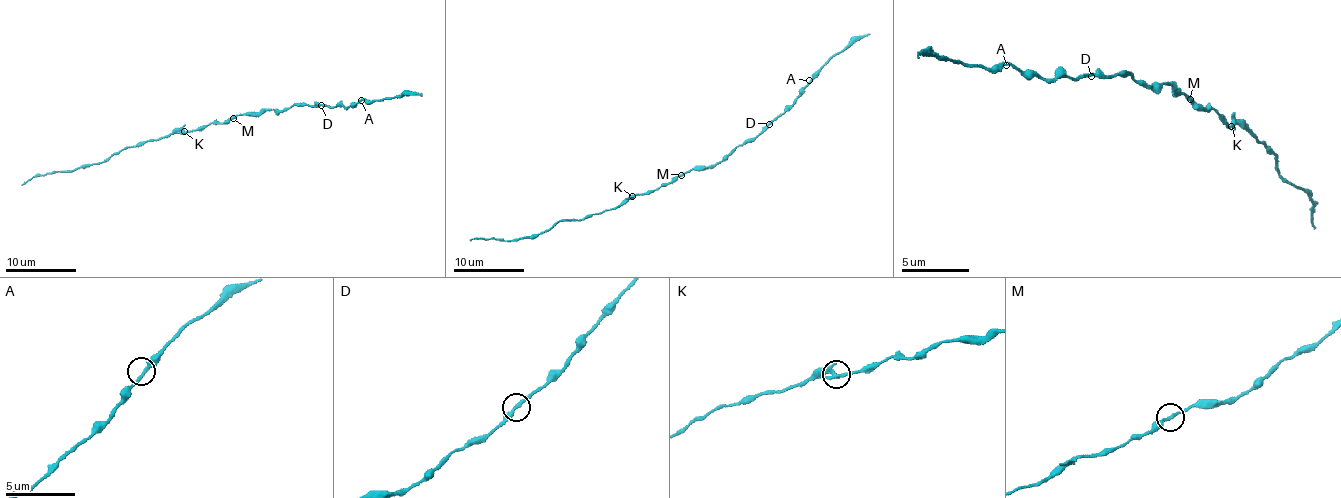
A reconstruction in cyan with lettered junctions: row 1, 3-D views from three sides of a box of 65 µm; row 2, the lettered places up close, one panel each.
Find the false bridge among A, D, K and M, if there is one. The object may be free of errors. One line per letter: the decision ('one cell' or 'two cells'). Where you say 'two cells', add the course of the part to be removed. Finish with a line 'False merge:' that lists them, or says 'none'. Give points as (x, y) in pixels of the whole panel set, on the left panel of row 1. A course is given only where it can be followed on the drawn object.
A: one cell
D: one cell
K: one cell
M: one cell
False merge: none

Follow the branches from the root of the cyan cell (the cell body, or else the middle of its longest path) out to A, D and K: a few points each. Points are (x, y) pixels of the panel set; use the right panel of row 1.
A: (1190, 99), (1169, 82), (1142, 86), (1132, 76), (1037, 79), (1006, 65)
D: (1190, 99), (1169, 82), (1142, 86), (1132, 76), (1091, 76)
K: (1190, 99), (1203, 110), (1213, 110), (1230, 126)

